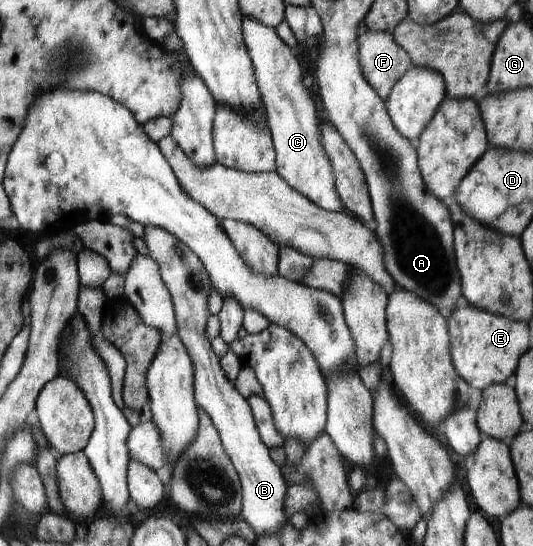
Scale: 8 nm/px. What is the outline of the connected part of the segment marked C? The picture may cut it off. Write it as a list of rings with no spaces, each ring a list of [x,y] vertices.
[[[243,16],[243,39],[255,69],[255,81],[259,85],[261,101],[265,105],[267,125],[275,150],[276,172],[289,187],[303,194],[303,197],[329,212],[343,212],[335,189],[335,177],[331,163],[321,147],[319,118],[315,111],[312,91],[305,87],[300,63],[291,48],[281,41],[276,29],[265,27],[258,21]]]

